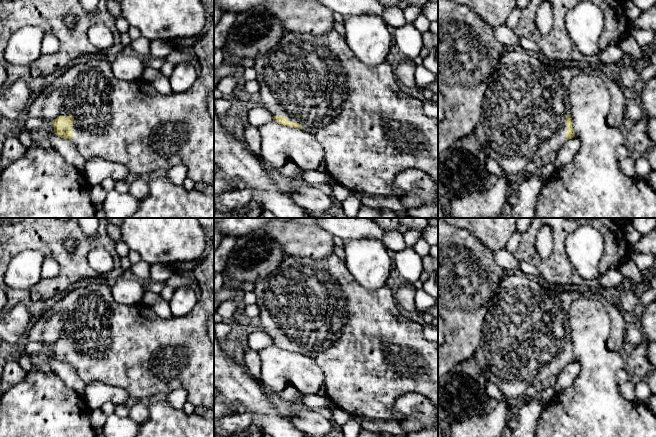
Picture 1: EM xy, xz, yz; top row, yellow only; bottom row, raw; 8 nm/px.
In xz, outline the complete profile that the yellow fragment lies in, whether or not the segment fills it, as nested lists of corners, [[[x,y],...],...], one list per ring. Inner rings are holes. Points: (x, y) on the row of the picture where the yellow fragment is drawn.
[[[333,29],[330,33],[321,36],[287,32],[276,46],[255,59],[253,68],[257,73],[256,81],[259,85],[261,97],[260,105],[273,115],[273,121],[290,128],[302,129],[312,134],[319,141],[325,151],[325,171],[336,184],[344,186],[353,193],[401,198],[401,191],[393,188],[392,182],[398,174],[411,168],[426,172],[438,183],[438,118],[427,116],[423,111],[422,101],[400,90],[400,84],[396,80],[394,69],[388,62],[384,61],[377,66],[368,66],[362,63],[347,45],[345,36]]]

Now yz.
[[[517,48],[508,49],[501,55],[489,81],[474,134],[487,156],[499,164],[503,173],[514,176],[523,172],[529,163],[539,165],[575,137],[572,118],[568,114],[567,90],[571,80],[584,70],[597,74],[607,86],[611,105],[606,121],[609,126],[619,128],[626,122],[626,91],[599,69],[575,64],[559,67]]]

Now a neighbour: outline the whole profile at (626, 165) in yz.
[[[630,157],[620,160],[619,167],[626,176],[631,178],[636,177],[634,160],[632,160]]]

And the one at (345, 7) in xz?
[[[317,0],[320,4],[343,16],[374,15],[381,16],[384,7],[378,0]]]

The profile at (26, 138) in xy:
[[[23,127],[20,131],[19,140],[25,148],[30,148],[36,142],[36,139],[32,136],[32,133]]]

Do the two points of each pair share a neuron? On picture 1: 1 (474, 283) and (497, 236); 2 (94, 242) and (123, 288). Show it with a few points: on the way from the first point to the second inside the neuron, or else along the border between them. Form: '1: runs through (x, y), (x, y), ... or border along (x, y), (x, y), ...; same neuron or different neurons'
1: border along (473, 234), (494, 252); different neurons
2: border along (126, 274), (117, 278); different neurons

